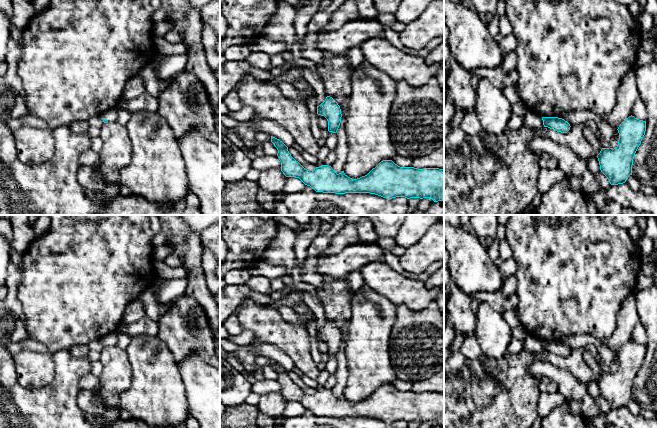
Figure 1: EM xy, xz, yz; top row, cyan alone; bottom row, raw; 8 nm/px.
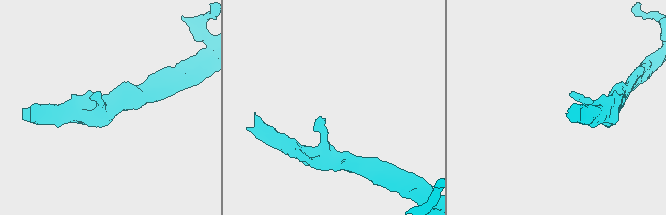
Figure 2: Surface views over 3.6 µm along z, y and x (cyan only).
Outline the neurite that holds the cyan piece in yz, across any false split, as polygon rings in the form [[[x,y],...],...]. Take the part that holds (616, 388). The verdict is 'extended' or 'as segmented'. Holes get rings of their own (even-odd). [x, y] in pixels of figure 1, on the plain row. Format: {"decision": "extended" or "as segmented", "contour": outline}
{"decision": "as segmented", "contour": [[[629,340],[618,351],[616,372],[602,372],[597,379],[600,394],[611,409],[623,408],[632,399],[635,377],[646,355],[646,345]]]}

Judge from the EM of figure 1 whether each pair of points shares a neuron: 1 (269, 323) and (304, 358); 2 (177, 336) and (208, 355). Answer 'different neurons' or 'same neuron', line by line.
1: same neuron
2: same neuron

